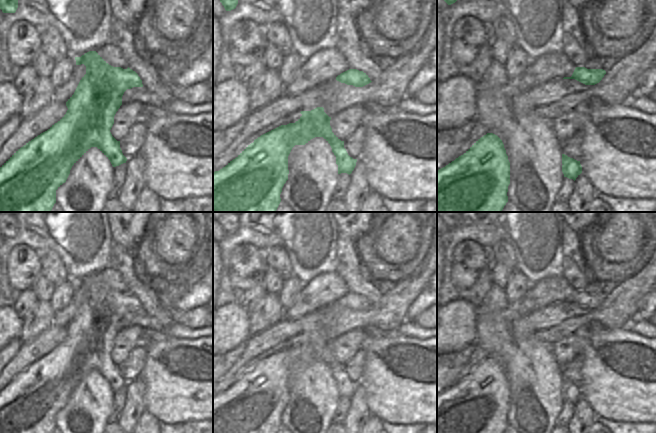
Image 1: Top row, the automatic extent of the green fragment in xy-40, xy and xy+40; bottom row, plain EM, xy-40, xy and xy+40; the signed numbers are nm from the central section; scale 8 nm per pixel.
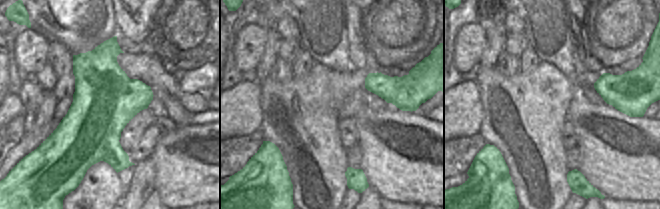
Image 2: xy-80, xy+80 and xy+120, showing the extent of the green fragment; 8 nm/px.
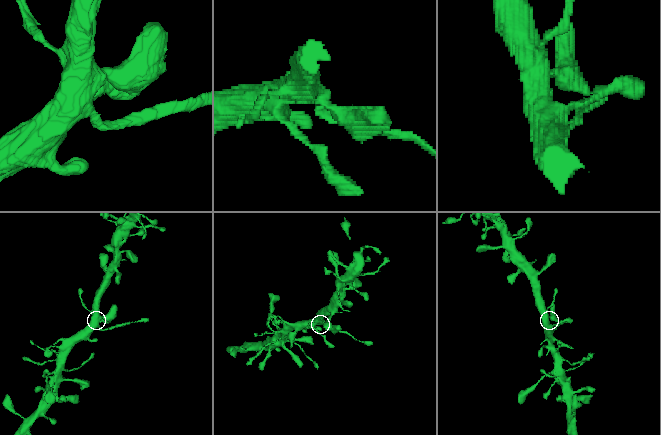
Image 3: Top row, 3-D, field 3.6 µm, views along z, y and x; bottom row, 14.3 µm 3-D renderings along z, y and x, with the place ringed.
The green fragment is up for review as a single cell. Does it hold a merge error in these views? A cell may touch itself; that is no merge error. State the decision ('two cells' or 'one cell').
two cells

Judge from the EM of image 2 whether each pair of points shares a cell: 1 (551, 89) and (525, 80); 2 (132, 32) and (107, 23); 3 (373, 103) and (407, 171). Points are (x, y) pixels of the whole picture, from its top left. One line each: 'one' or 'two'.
1: one
2: two
3: two

